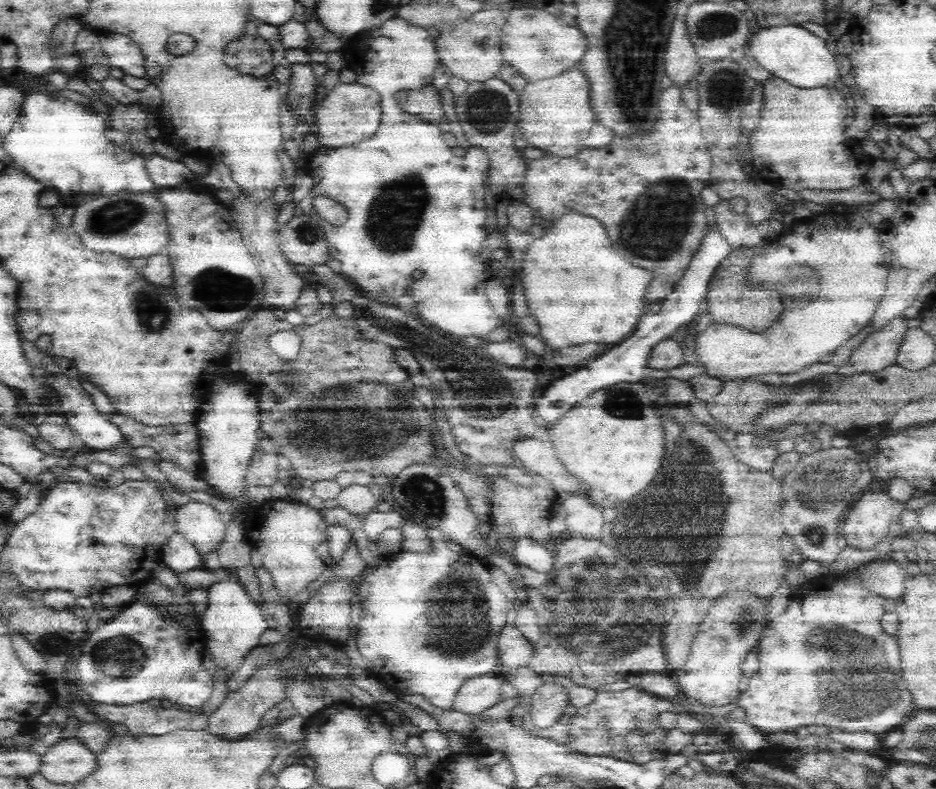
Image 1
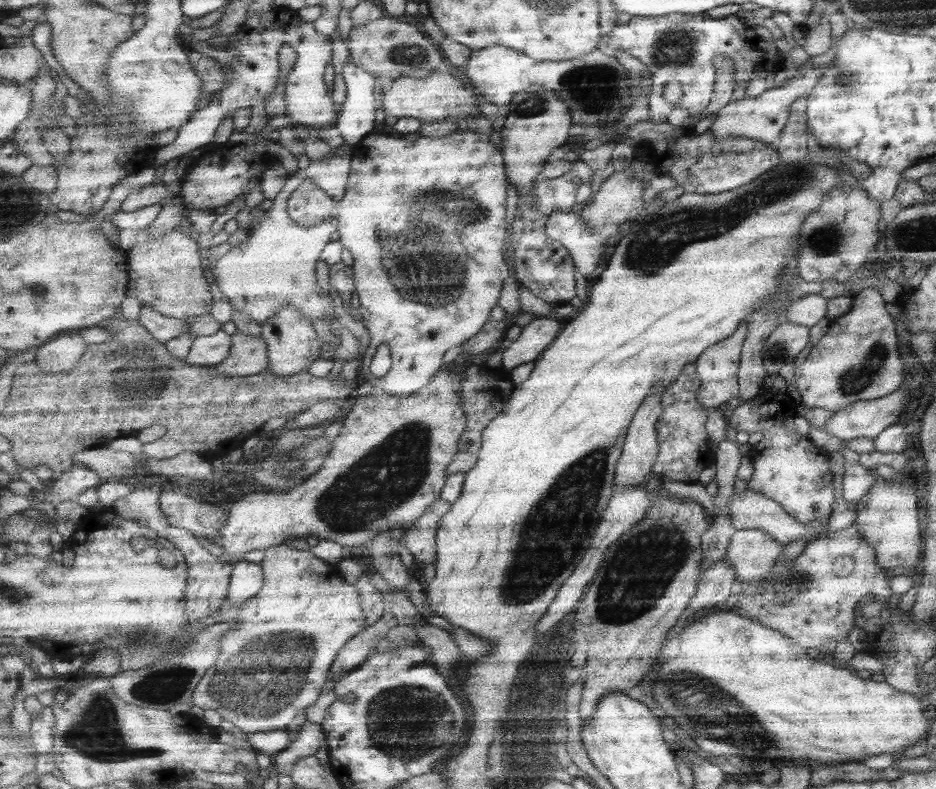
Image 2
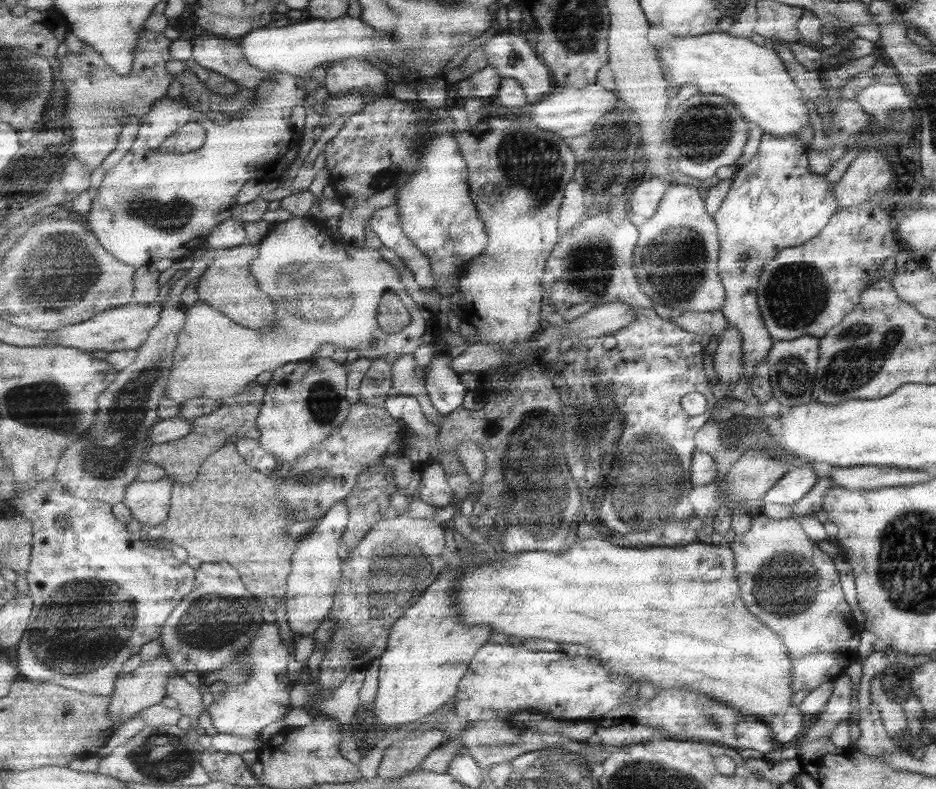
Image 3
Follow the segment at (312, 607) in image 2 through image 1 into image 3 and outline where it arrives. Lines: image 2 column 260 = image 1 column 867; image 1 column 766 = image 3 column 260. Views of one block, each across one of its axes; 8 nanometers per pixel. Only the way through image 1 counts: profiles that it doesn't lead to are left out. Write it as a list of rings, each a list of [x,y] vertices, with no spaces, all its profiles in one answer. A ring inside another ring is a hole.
[[[273,620],[263,624],[257,636],[247,646],[245,654],[237,660],[237,662],[249,664],[247,668],[251,676],[247,678],[247,682],[227,686],[227,690],[223,692],[223,698],[209,706],[209,716],[219,734],[235,734],[235,736],[255,740],[261,736],[261,730],[265,726],[273,726],[275,722],[283,720],[293,710],[289,702],[289,692],[295,686],[295,682],[291,682],[287,676],[287,664],[289,664],[291,650],[285,646],[281,638],[281,630],[277,626],[275,628],[271,626],[275,626]]]

